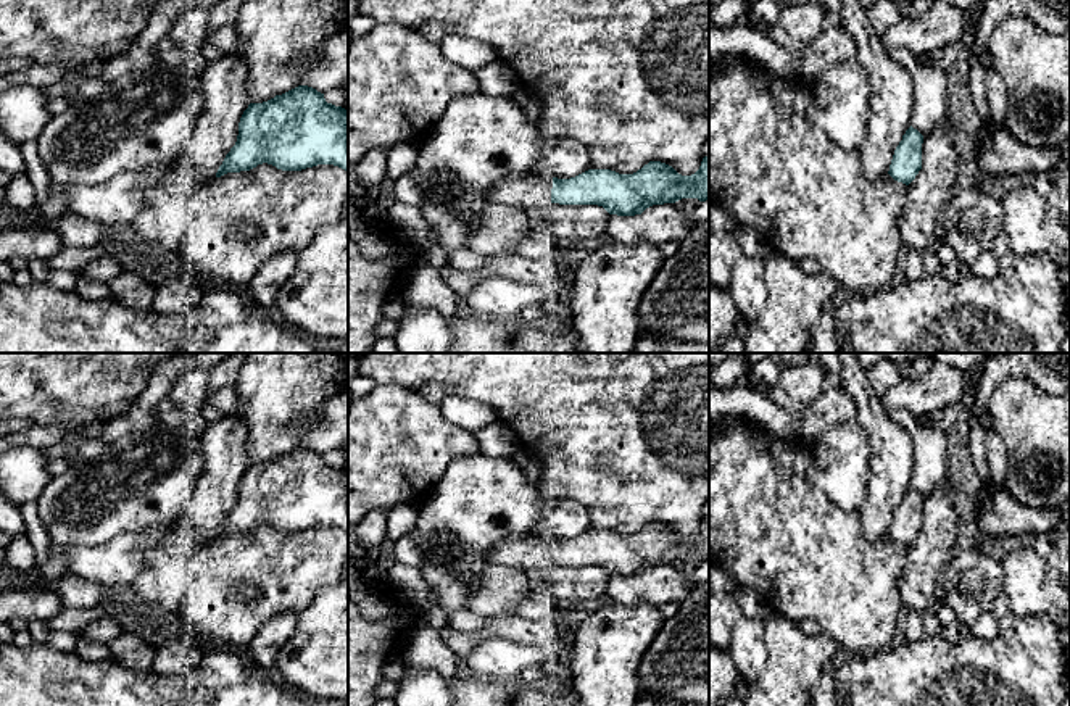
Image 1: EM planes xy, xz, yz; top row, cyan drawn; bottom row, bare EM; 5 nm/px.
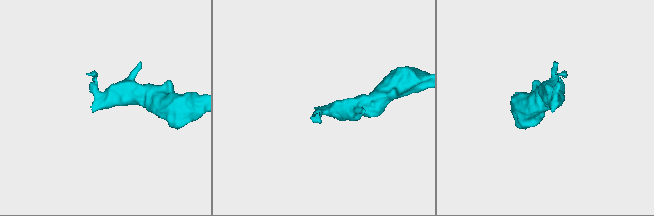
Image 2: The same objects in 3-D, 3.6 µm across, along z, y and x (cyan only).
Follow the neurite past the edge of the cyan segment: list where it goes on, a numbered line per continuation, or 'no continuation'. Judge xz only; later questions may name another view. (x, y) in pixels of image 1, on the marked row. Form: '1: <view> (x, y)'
1: xz (529, 191)

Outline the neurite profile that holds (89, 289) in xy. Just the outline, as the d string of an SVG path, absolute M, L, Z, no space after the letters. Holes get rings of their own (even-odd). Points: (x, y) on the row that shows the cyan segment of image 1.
M79 274L77 284L76 284L76 293L84 300L103 300L111 297L111 292L106 282L90 279L84 274Z

